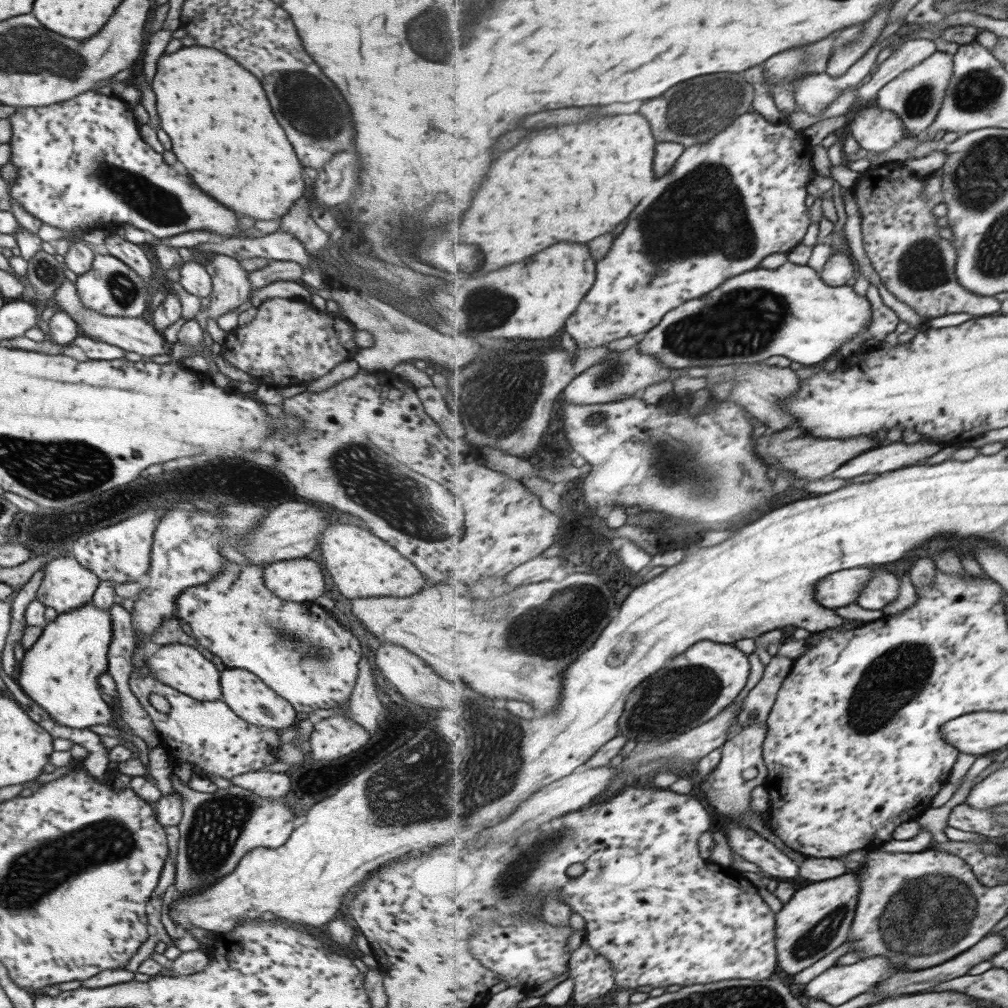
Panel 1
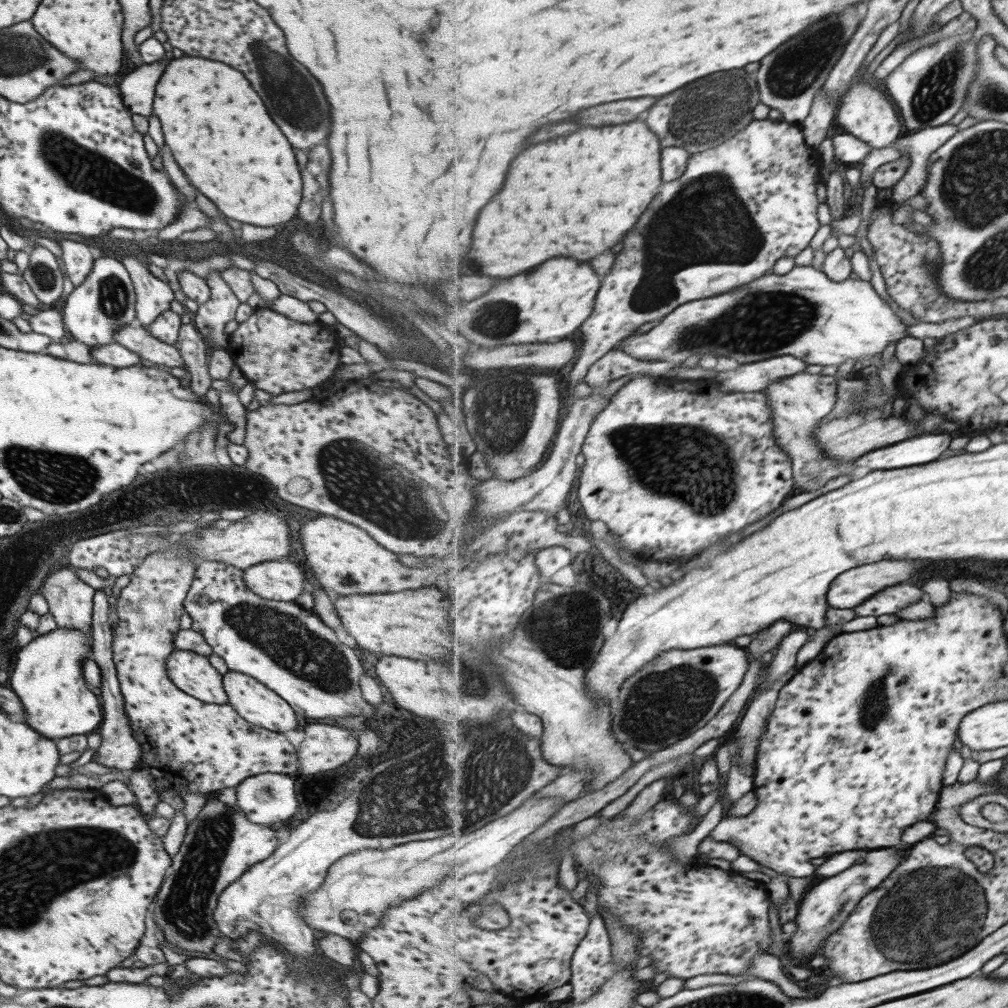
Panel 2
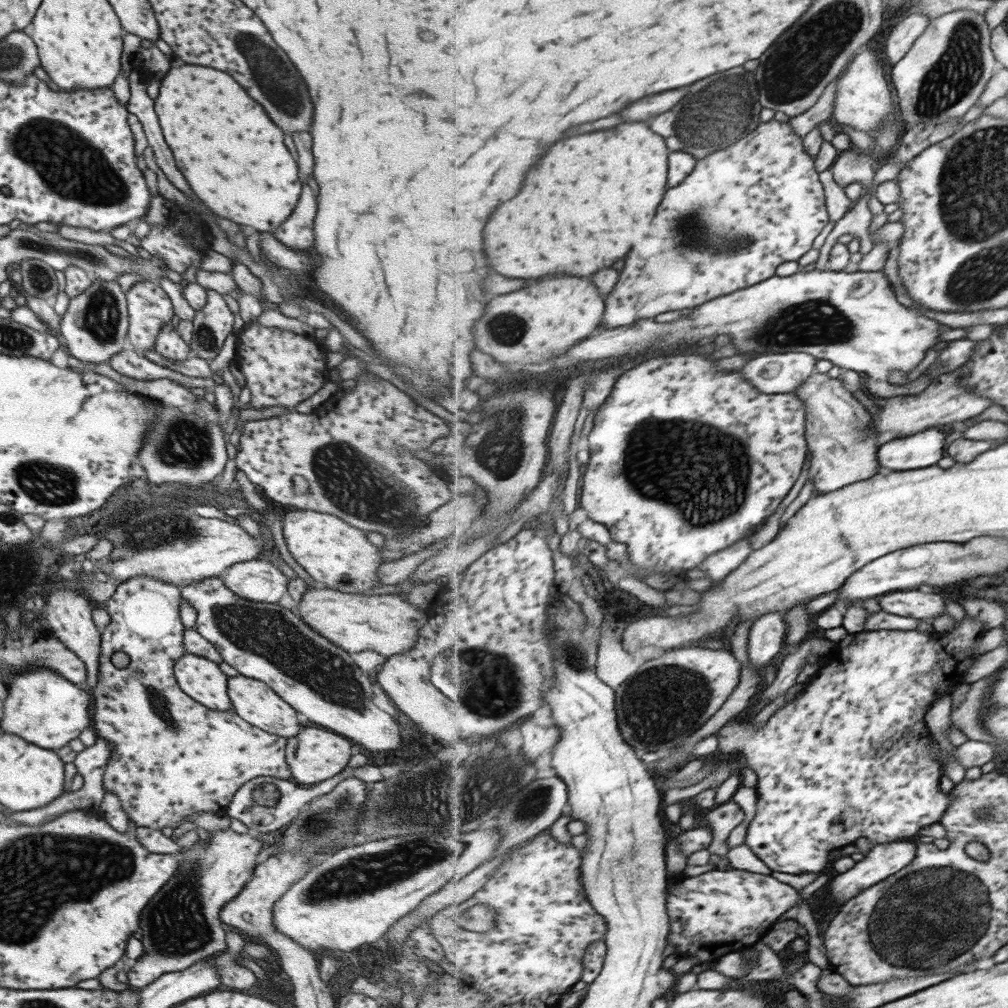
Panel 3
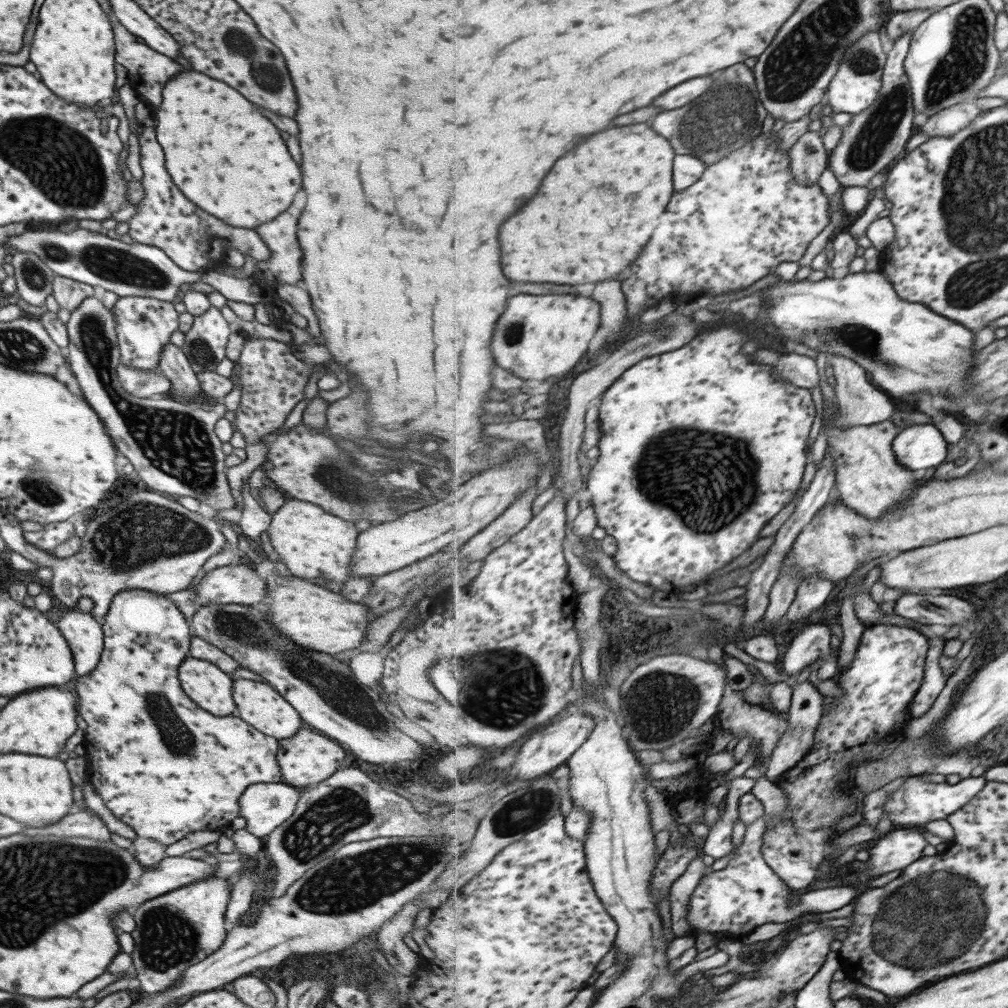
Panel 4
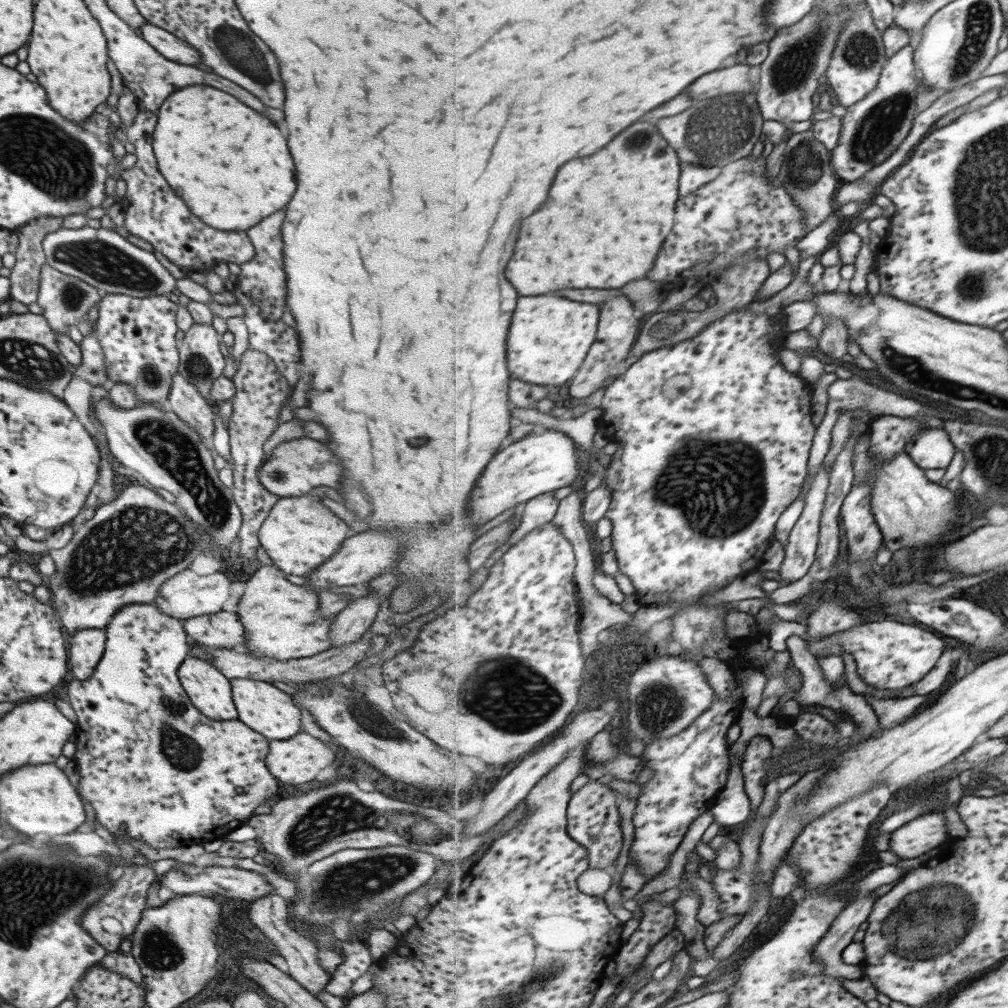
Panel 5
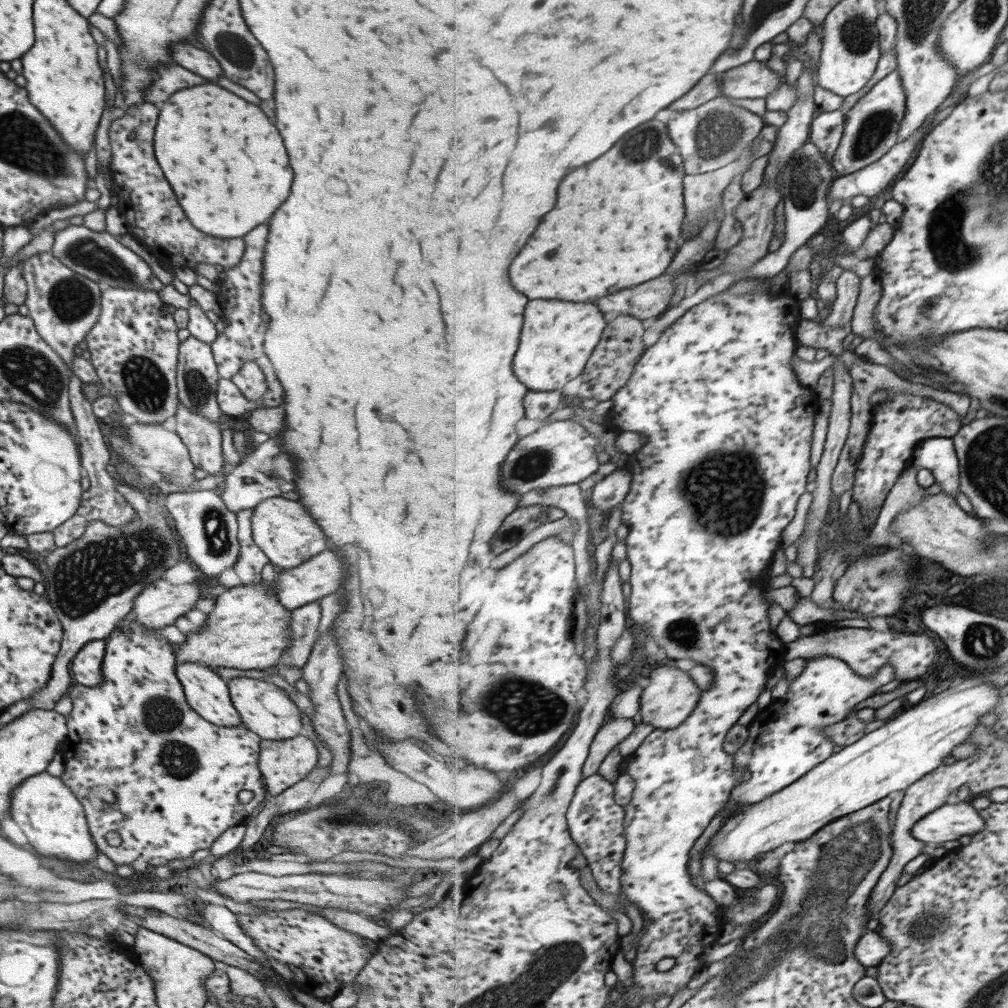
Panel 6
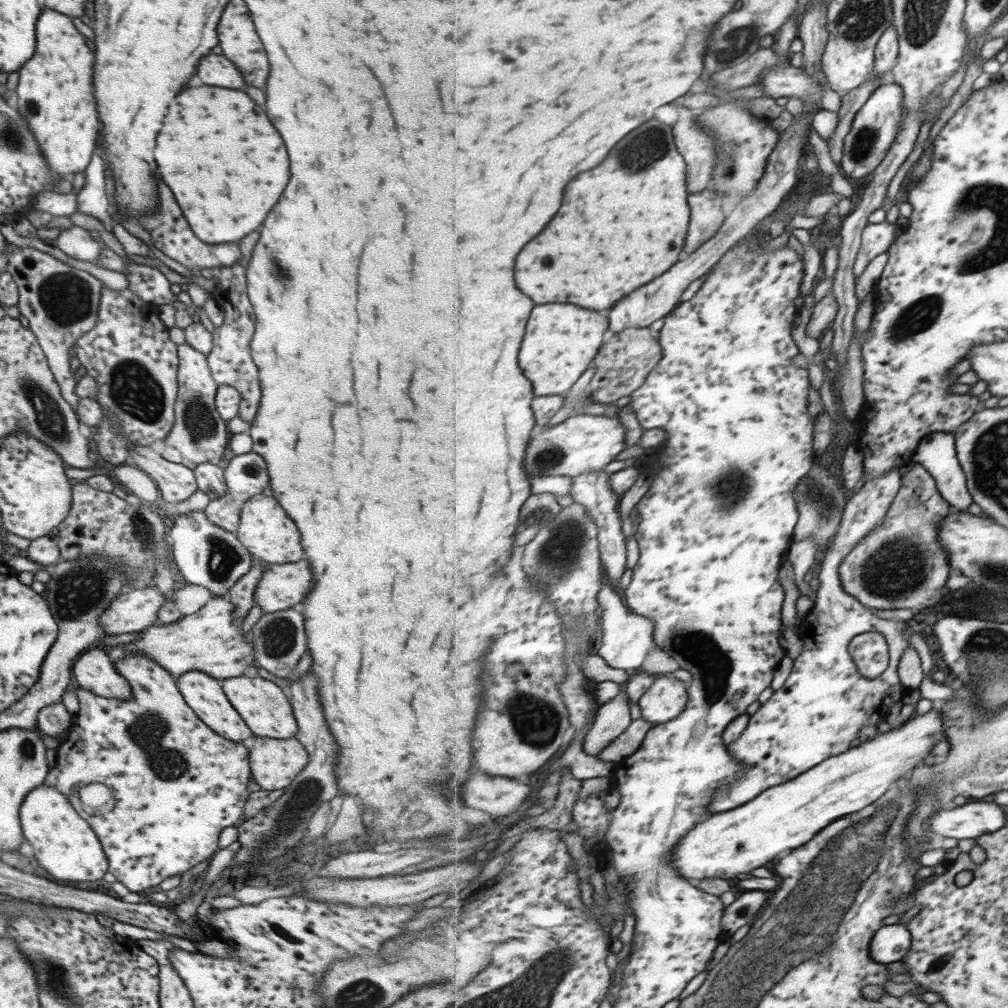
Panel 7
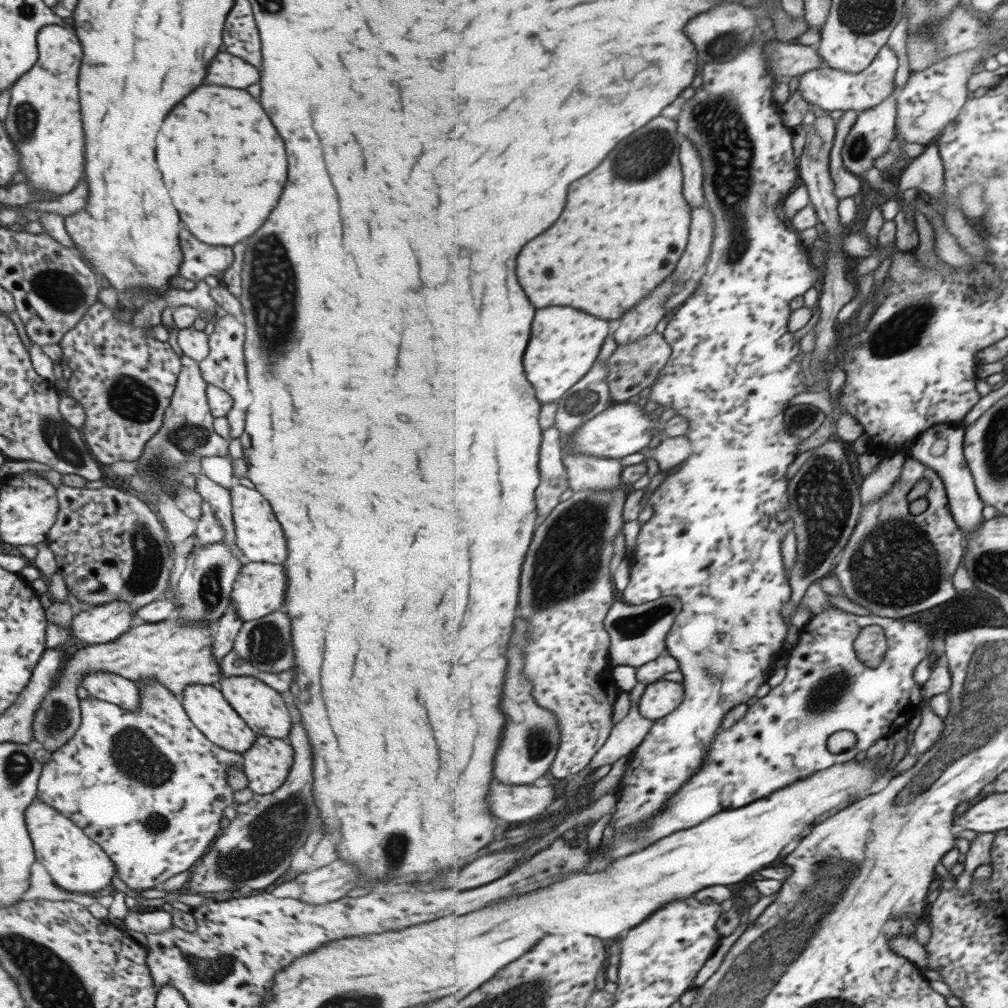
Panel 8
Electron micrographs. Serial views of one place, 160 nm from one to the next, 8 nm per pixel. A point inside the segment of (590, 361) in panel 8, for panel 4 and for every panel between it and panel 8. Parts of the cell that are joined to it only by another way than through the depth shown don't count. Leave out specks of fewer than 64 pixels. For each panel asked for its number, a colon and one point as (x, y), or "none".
4: (540, 336)
5: (551, 336)
6: (559, 337)
7: (562, 339)

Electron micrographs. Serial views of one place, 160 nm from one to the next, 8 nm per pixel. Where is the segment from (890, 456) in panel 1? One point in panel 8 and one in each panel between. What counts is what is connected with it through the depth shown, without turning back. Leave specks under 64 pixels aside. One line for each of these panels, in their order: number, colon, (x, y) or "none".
2: (924, 449)
3: (923, 450)
4: (922, 446)
5: (933, 449)
6: (938, 454)
7: (938, 454)
8: (942, 446)

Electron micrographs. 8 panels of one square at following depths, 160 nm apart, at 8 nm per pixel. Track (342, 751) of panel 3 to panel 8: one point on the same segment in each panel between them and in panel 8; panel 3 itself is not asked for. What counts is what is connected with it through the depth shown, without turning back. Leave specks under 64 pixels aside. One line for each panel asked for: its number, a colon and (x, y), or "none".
4: (308, 757)
5: (297, 760)
6: (282, 763)
7: (274, 763)
8: (266, 764)

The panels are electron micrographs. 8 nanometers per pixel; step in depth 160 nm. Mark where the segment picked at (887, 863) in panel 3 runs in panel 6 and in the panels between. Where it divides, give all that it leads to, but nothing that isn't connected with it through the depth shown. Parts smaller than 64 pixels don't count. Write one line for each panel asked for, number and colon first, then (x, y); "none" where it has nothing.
4: (901, 847)
5: (927, 831)
6: (951, 821)

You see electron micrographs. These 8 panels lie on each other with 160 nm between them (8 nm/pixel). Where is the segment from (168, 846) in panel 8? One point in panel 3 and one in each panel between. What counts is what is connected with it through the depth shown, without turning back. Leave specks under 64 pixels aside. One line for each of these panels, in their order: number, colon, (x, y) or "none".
3: (170, 757)
4: (162, 765)
5: (149, 762)
6: (141, 762)
7: (175, 784)

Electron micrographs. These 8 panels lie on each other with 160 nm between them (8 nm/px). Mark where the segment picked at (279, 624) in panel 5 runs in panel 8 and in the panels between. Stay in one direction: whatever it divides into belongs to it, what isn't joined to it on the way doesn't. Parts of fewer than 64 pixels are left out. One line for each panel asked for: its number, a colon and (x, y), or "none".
6: (247, 628)
7: (205, 641)
8: (175, 655)

